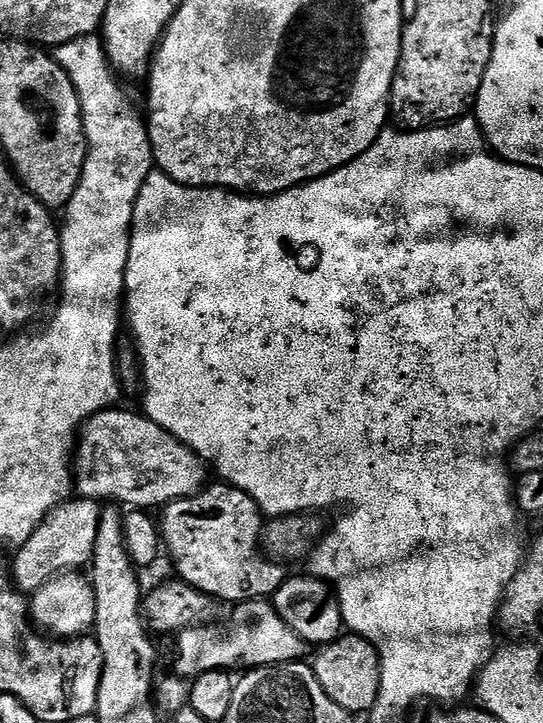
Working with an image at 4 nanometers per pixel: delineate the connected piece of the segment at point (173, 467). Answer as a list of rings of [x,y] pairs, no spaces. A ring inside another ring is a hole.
[[[113,406],[94,413],[78,432],[74,468],[79,475],[81,472],[88,476],[87,495],[91,499],[129,504],[127,507],[132,510],[153,510],[193,496],[205,487],[206,465],[199,456],[139,411],[119,412],[118,409]]]

